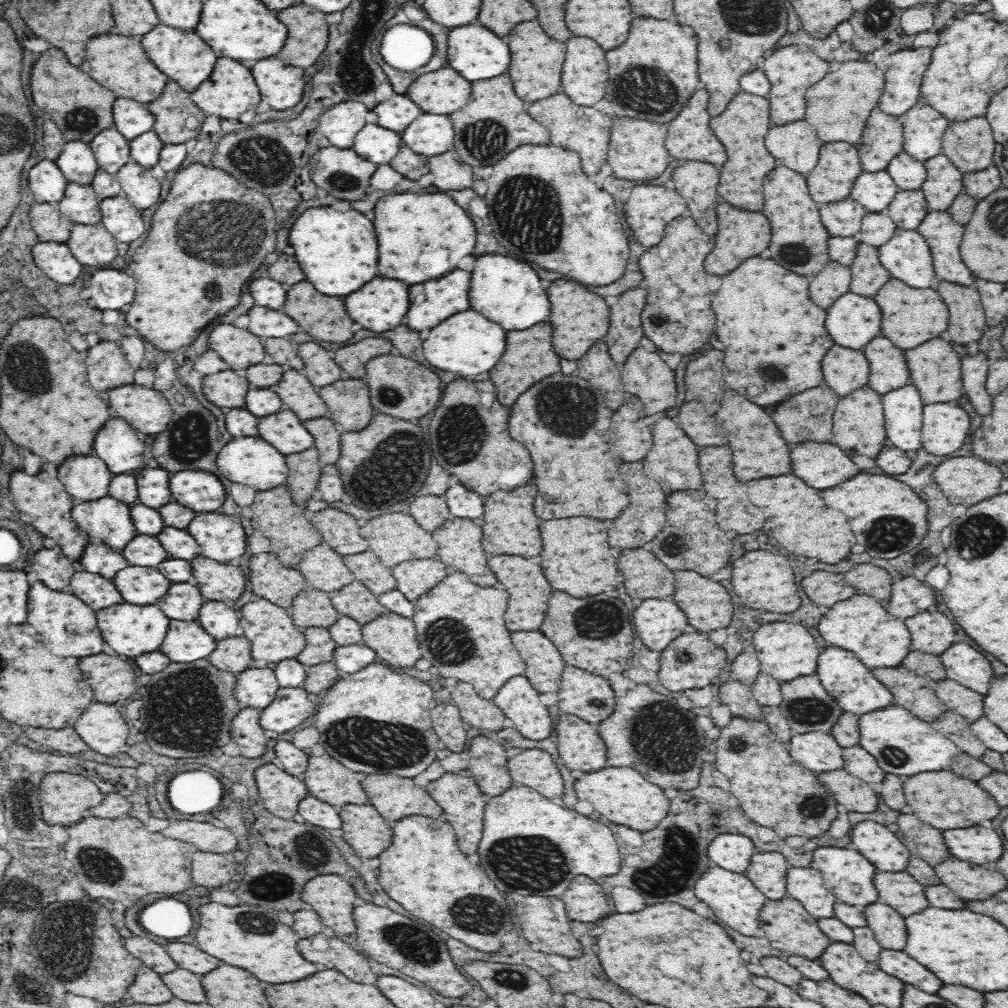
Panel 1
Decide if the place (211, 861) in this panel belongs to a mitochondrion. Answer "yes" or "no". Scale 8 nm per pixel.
no

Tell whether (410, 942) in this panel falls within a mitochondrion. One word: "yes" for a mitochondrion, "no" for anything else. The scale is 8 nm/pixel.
yes

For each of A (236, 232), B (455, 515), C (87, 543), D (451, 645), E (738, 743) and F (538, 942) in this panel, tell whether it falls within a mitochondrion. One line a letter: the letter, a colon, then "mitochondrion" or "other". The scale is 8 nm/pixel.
A: mitochondrion
B: other
C: other
D: mitochondrion
E: mitochondrion
F: other

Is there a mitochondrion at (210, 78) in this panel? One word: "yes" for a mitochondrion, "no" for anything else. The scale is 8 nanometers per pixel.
no

